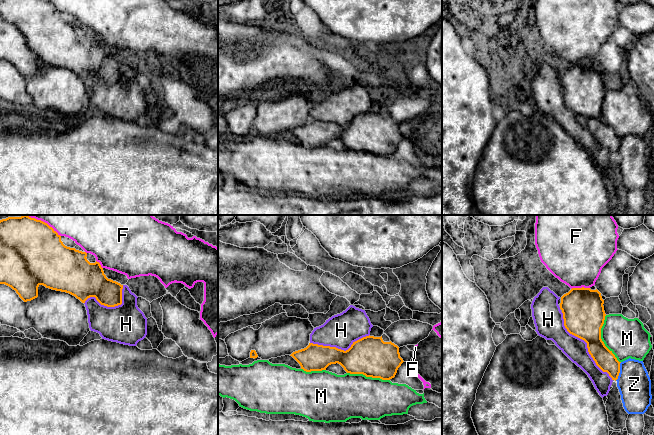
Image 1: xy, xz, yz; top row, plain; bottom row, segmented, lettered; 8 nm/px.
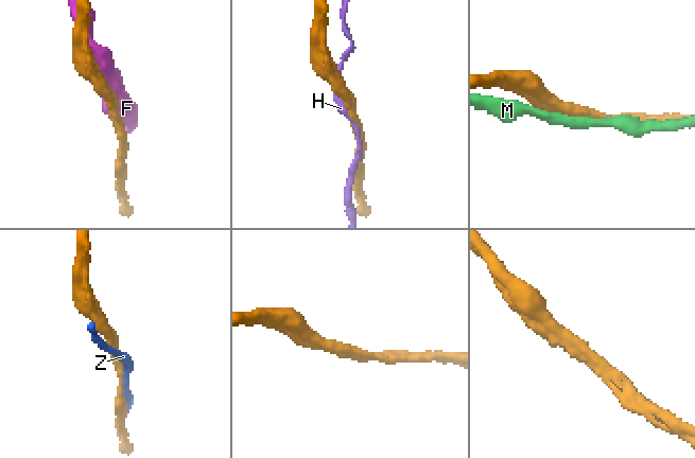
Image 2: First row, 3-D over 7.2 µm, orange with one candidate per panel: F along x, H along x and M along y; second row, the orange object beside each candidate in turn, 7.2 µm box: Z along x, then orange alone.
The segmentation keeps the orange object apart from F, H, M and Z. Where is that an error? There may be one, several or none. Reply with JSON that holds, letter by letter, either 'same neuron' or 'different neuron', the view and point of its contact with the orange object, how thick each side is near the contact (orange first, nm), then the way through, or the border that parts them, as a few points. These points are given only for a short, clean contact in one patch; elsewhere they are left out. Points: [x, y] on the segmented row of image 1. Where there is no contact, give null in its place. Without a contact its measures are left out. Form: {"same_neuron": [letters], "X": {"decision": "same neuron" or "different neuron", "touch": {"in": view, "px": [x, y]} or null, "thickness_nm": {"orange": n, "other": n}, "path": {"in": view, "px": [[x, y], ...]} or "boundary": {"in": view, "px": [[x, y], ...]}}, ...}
{"same_neuron": [], "F": {"decision": "different neuron", "touch": {"in": "yz", "px": [580, 288]}, "thickness_nm": {"orange": 340, "other": 440}}, "H": {"decision": "different neuron", "touch": {"in": "yz", "px": [587, 344]}, "thickness_nm": {"orange": 320, "other": 180}}, "M": {"decision": "different neuron", "touch": {"in": "yz", "px": [601, 339]}, "thickness_nm": {"orange": 320, "other": 320}}, "Z": {"decision": "different neuron", "touch": {"in": "yz", "px": [619, 371]}, "thickness_nm": {"orange": 160, "other": 260}}}

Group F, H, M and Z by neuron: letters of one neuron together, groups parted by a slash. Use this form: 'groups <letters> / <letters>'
groups F / H / M Z

